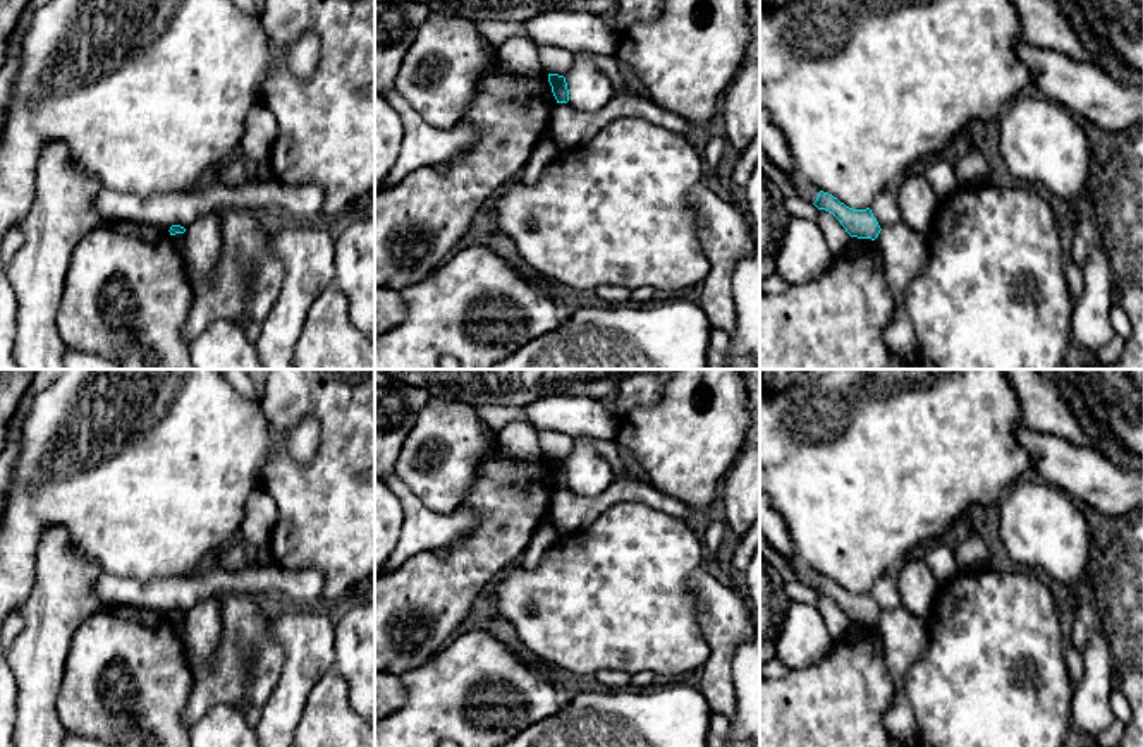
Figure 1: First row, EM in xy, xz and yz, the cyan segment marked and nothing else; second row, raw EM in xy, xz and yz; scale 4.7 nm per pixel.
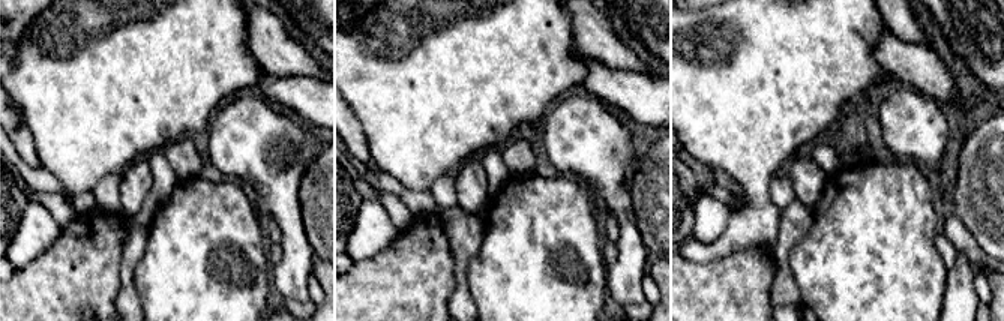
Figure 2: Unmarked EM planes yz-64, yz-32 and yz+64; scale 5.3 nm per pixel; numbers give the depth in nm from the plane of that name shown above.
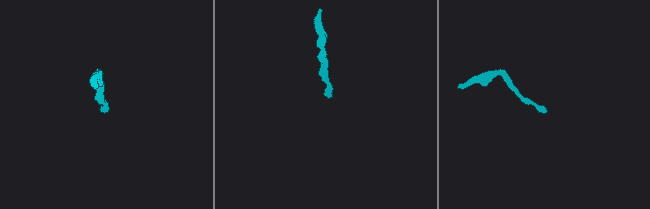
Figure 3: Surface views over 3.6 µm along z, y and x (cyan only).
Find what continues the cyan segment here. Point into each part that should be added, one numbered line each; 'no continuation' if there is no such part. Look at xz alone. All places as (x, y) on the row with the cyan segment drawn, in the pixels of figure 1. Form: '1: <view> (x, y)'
no continuation

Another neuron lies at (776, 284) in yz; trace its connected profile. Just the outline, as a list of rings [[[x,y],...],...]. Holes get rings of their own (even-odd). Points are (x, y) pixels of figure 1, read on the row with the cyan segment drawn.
[[[772,273],[765,282],[760,283],[760,292],[777,295],[789,290],[791,287],[792,285],[789,285],[782,275]]]

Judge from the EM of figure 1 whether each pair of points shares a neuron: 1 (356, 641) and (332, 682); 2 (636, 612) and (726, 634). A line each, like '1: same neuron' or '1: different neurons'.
1: different neurons
2: different neurons

